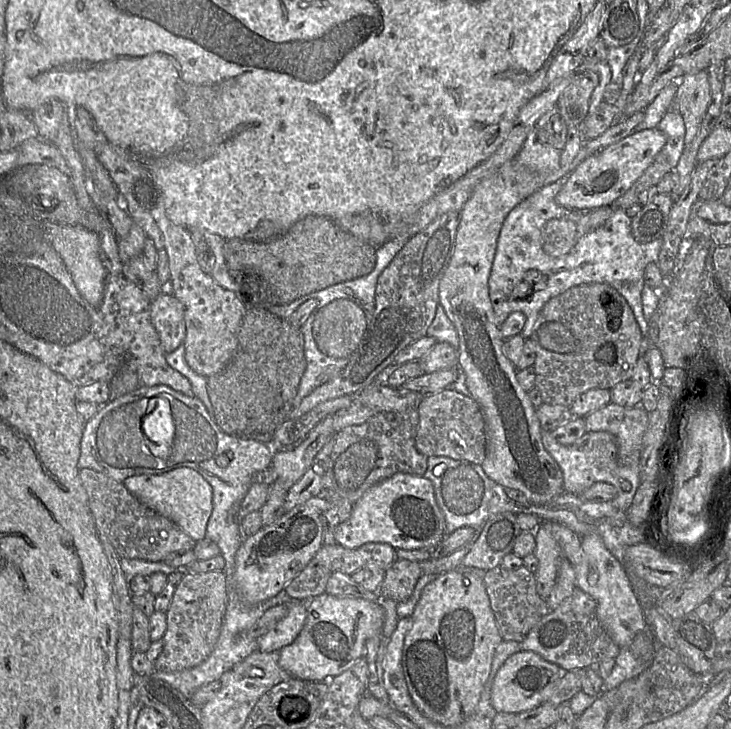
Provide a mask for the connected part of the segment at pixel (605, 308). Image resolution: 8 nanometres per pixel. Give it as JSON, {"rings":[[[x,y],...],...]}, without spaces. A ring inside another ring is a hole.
{"rings":[[[589,283],[573,286],[565,292],[551,298],[539,312],[530,338],[535,344],[535,362],[533,365],[536,373],[535,387],[539,390],[543,403],[550,405],[567,406],[570,408],[571,404],[576,400],[576,398],[588,390],[610,390],[617,383],[630,379],[634,373],[637,359],[641,352],[643,335],[639,328],[639,325],[635,320],[631,307],[629,306],[625,298],[615,288],[606,283]]]}

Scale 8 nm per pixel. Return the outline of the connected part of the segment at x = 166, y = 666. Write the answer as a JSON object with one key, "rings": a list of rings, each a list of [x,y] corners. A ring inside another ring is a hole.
{"rings":[[[222,571],[185,574],[176,585],[166,612],[163,650],[153,662],[155,671],[180,671],[199,665],[213,651],[220,635],[228,602],[226,575]]]}

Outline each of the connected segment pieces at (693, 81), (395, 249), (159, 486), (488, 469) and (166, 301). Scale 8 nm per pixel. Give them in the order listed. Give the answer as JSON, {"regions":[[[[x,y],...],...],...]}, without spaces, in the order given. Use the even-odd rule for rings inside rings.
{"regions":[[[[706,70],[687,75],[679,80],[671,109],[678,111],[685,125],[685,145],[696,136],[711,100],[711,88]]],[[[397,237],[388,240],[383,246],[376,249],[375,267],[370,274],[364,277],[338,283],[312,292],[288,304],[254,304],[255,307],[268,309],[271,313],[282,319],[288,319],[303,303],[311,299],[318,301],[318,307],[300,327],[304,336],[307,368],[301,379],[297,395],[294,398],[294,407],[299,406],[303,399],[314,389],[334,379],[350,362],[352,356],[365,338],[368,324],[374,313],[378,278],[409,239]]],[[[179,467],[160,475],[134,475],[126,478],[123,484],[143,504],[176,523],[195,541],[205,538],[213,510],[213,491],[211,485],[196,470]]],[[[644,111],[637,112],[619,123],[613,123],[598,137],[584,140],[579,153],[570,166],[570,171],[559,168],[549,173],[535,172],[518,163],[515,156],[505,162],[493,174],[484,178],[475,187],[472,195],[460,211],[454,253],[440,281],[439,304],[444,308],[458,333],[458,367],[465,375],[465,382],[470,395],[479,405],[484,418],[486,455],[482,468],[493,481],[504,488],[521,491],[525,495],[527,502],[534,505],[543,505],[550,502],[553,498],[565,492],[565,489],[563,475],[558,464],[543,446],[542,429],[536,416],[536,408],[533,406],[528,393],[516,378],[517,368],[505,355],[503,350],[504,338],[500,328],[495,324],[495,315],[489,297],[488,279],[496,253],[497,241],[503,222],[512,209],[542,187],[567,178],[586,158],[631,135],[635,127],[644,120],[644,117]]],[[[169,288],[151,301],[150,316],[166,354],[183,345],[186,335],[184,305]]]]}

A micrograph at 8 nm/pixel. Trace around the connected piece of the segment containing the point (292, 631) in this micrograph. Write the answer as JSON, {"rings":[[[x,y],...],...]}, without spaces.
{"rings":[[[292,601],[288,604],[286,616],[258,639],[258,649],[261,652],[280,651],[297,638],[307,617],[306,602]]]}

